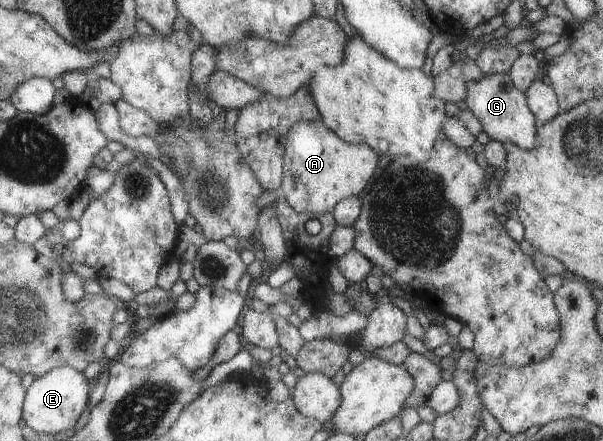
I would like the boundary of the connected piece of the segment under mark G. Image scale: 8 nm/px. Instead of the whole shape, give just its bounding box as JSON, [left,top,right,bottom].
[463,73,538,149]

